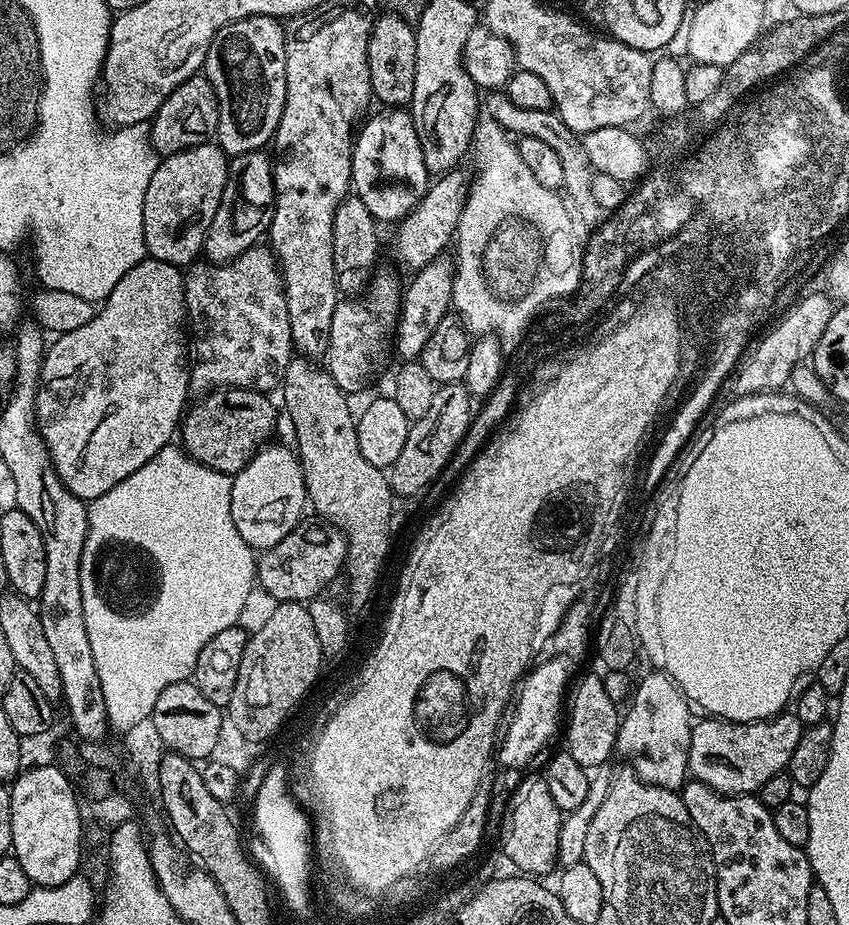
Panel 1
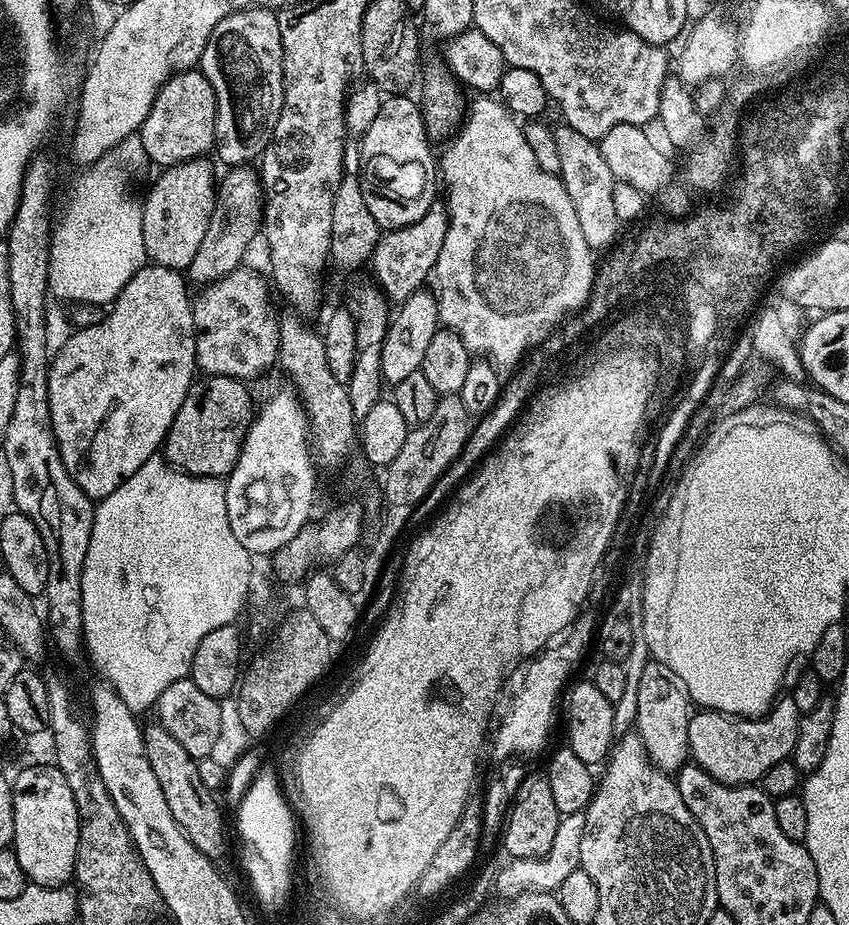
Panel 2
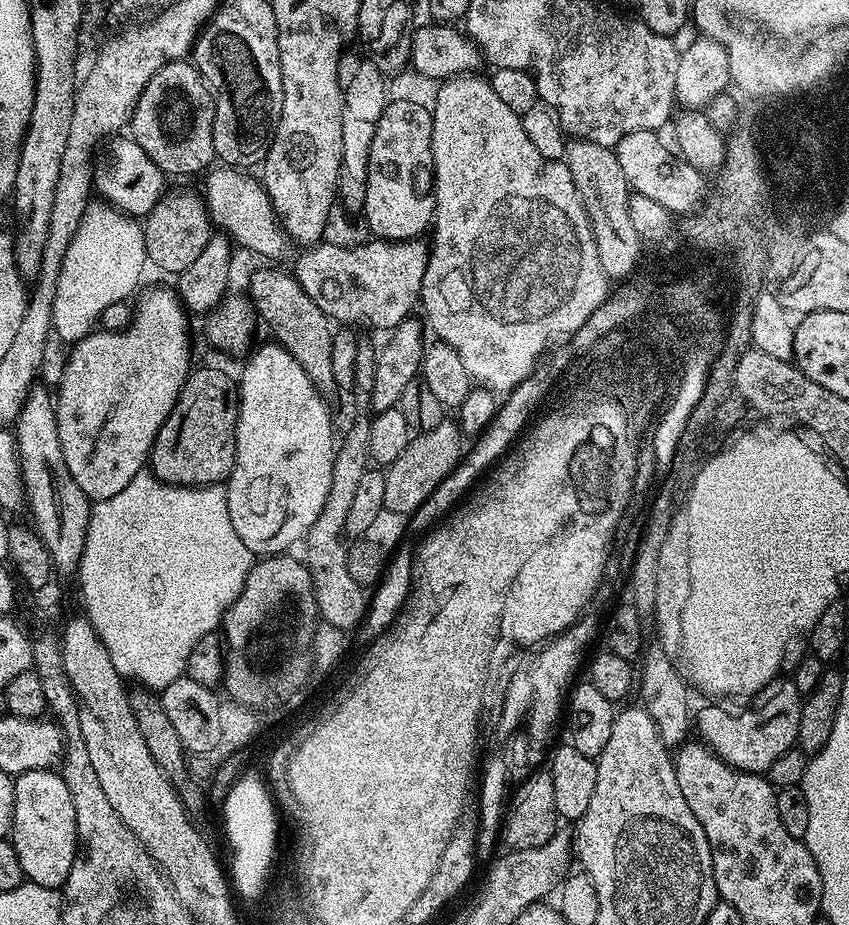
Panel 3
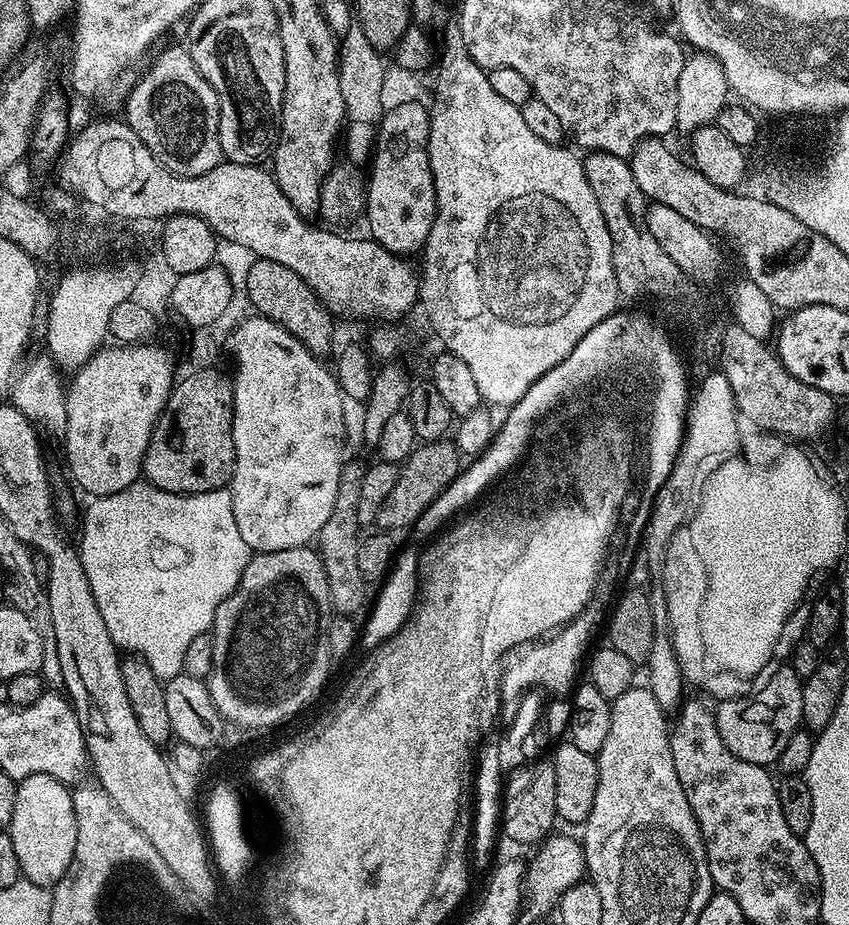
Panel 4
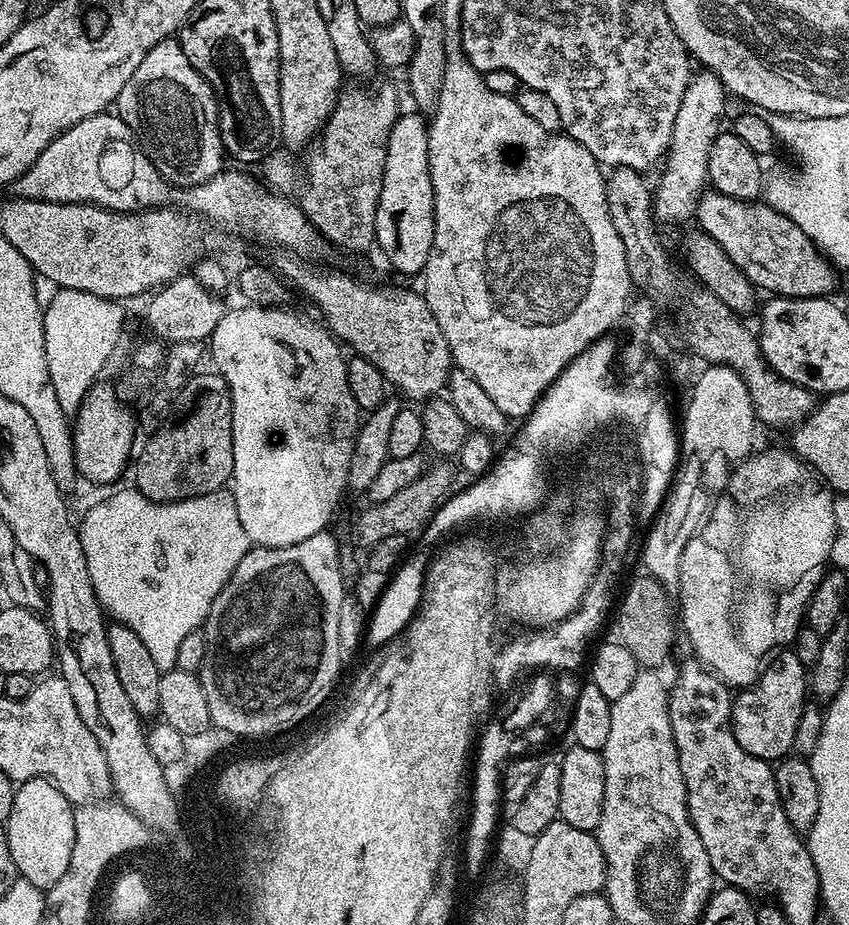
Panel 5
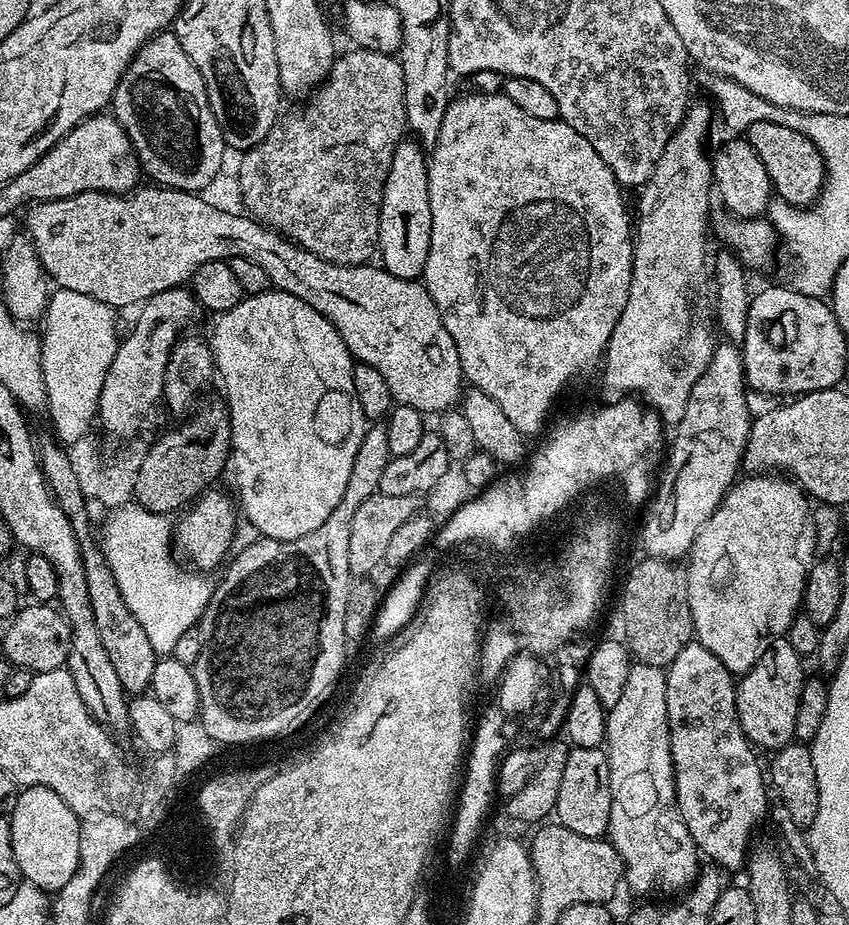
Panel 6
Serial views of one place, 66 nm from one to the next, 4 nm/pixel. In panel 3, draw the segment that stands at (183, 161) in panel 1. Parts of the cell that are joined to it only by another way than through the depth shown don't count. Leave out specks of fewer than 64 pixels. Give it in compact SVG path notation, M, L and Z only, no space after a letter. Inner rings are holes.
M169 191L165 194L143 221L142 227L148 260L156 263L162 271L172 274L178 274L186 270L186 266L191 266L214 234L214 225L203 199L199 195L191 196L188 192Z

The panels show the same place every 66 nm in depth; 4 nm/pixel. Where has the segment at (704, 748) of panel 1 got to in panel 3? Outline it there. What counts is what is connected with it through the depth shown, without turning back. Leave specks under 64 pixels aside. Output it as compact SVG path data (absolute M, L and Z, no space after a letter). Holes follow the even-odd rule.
M777 678L764 689L762 696L765 700L761 708L744 708L741 712L735 712L732 708L723 708L723 703L708 702L710 704L694 716L695 731L696 728L700 731L699 739L707 744L718 758L743 772L767 773L768 768L774 766L775 760L782 758L782 754L786 754L786 750L790 750L796 744L802 703L802 694L796 689L796 683L790 678Z

